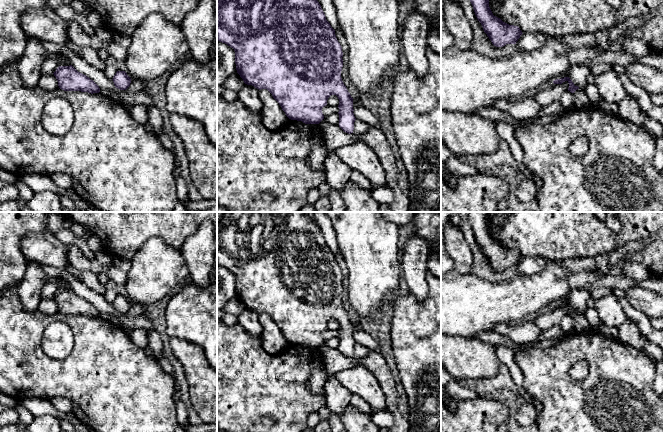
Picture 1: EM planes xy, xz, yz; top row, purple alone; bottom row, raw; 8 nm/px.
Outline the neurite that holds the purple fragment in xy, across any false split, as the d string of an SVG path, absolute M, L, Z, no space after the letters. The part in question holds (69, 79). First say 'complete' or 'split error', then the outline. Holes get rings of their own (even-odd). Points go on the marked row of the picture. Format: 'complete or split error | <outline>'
complete | M72 65L59 66L53 73L58 81L58 86L64 91L81 91L99 93L99 86L86 75L78 72Z

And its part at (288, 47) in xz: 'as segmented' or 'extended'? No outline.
as segmented

